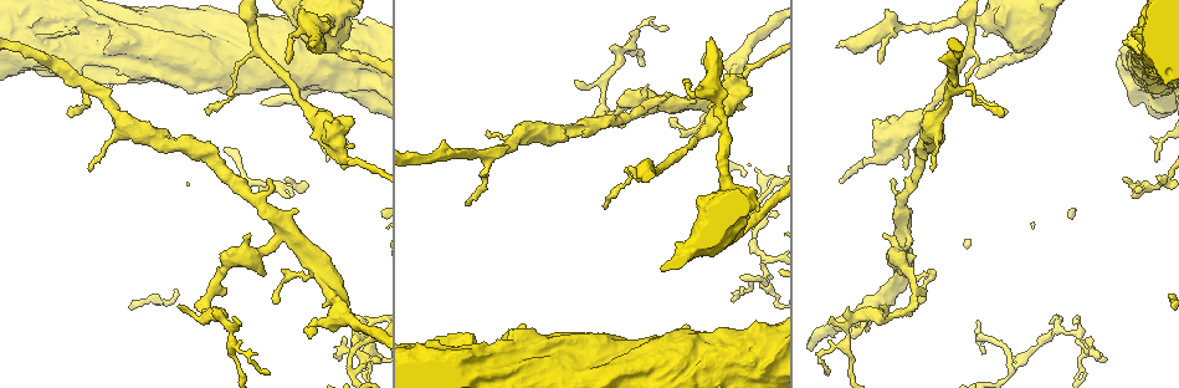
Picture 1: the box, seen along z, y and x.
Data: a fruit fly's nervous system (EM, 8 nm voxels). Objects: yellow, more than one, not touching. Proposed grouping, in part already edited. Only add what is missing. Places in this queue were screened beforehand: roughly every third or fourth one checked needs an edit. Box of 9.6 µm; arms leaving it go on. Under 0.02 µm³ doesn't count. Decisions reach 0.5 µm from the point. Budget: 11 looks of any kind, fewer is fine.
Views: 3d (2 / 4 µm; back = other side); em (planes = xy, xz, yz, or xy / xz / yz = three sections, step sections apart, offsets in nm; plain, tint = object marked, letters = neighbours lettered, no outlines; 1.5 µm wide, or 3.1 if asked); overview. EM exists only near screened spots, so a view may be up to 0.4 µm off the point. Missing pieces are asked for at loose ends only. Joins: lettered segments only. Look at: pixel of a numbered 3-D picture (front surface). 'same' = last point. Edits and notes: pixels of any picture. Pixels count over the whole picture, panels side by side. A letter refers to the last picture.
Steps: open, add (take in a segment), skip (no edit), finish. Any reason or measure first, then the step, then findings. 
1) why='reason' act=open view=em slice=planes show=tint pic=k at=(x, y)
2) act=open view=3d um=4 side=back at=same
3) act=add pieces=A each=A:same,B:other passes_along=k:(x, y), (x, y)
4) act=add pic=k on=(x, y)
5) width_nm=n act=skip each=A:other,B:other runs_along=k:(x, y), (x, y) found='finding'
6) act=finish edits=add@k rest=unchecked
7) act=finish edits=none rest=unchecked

why='free end' act=open view=3d um=4 pic=1 at=(836, 46)

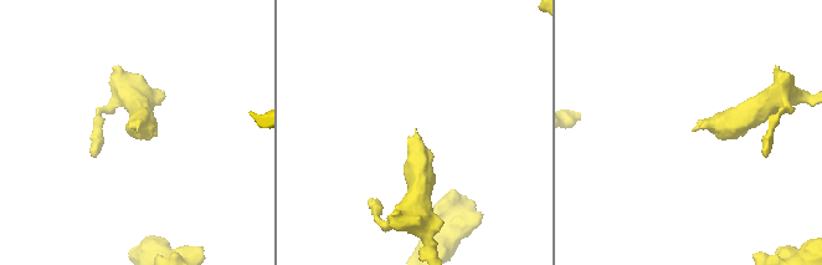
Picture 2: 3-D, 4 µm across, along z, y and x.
why='need the tissue' act=open view=em slice=xy step=8 show=letters pic=2 at=(693, 130)

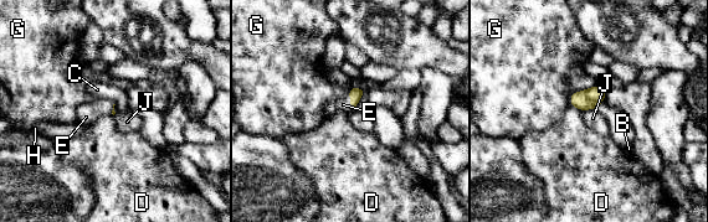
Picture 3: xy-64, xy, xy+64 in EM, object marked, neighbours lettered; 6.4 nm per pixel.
act=add pieces=E each=B:other,C:other,D:other,E:same,G:other,H:other,J:other passes_along=3:(355, 93), (350, 101), (343, 104) found='it goes on there'

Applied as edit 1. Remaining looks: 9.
why='see it whole again' act=open view=overview

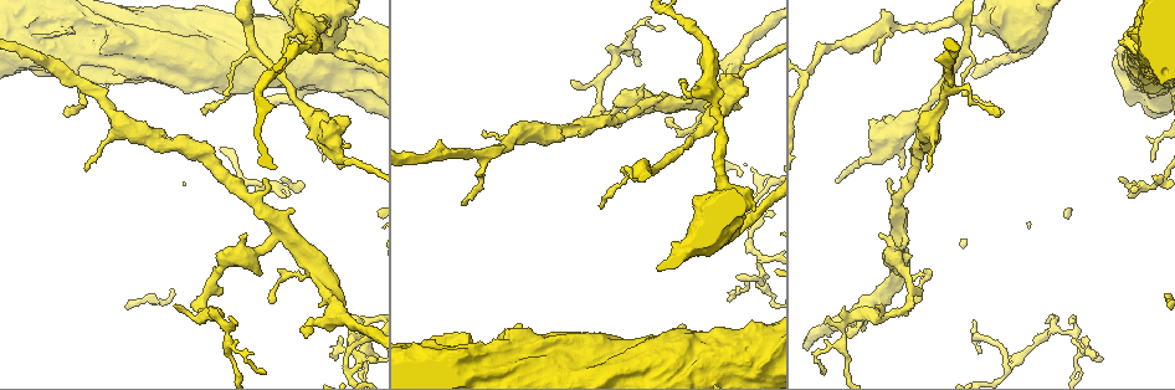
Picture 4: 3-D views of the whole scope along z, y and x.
why='thin end' act=open view=3d um=2 side=back pic=4 at=(330, 356)

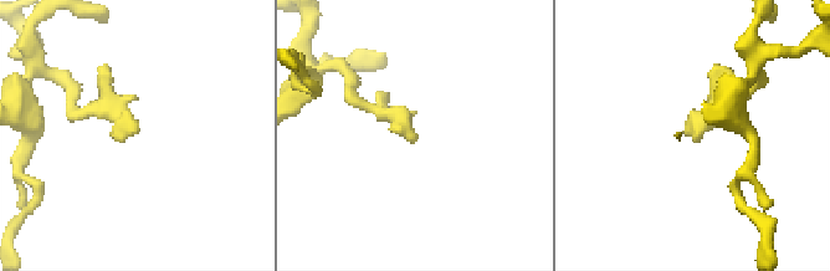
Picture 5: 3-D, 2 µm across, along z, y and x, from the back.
act=open view=em slice=xy step=8 show=letters pic=5 at=(133, 135)

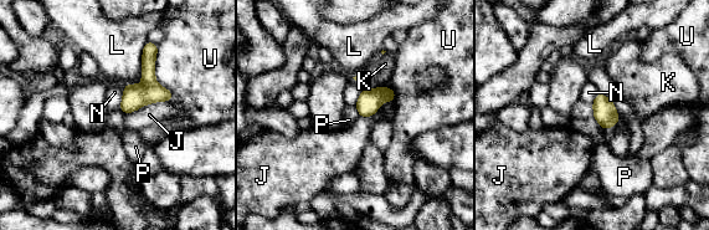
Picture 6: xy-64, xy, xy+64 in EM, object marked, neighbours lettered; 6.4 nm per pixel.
why='another direction' act=open view=em slice=planes show=letters at=same

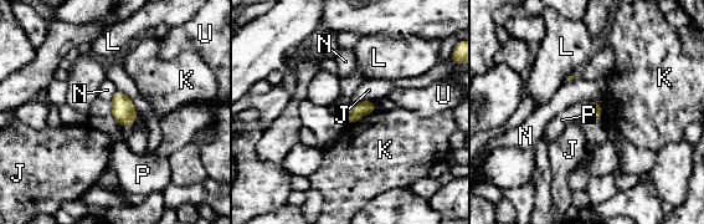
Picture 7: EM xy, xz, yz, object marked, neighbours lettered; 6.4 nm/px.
act=skip each=J:other,K:other,L:other,N:other,P:other,U:other found='no lettered segment goes on from it'

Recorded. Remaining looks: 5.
why='free end' act=open view=3d um=4 pic=4 at=(307, 338)

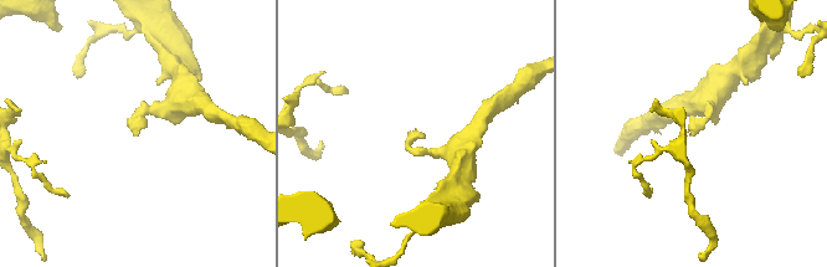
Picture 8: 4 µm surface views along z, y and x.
act=open view=em slice=xz step=8 show=letters pic=8 at=(688, 132)

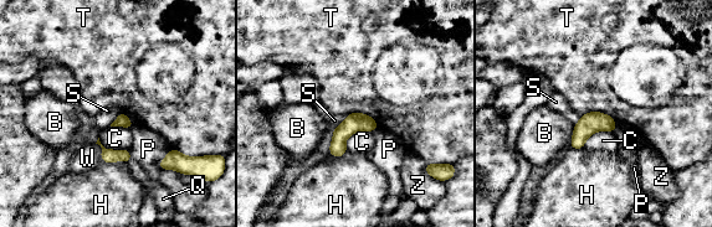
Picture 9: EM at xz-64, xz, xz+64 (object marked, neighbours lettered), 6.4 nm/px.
why='another direction' act=open view=em slice=planes show=letters at=same

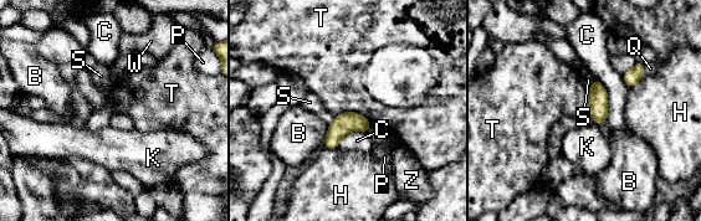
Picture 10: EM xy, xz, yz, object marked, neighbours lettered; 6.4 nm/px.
longest_contact=C:320nm act=skip each=B:other,C:other,H:other,K:other,P:other,Q:other,S:other,T:other,W:other,Z:other border=10:(336, 114), (361, 113), (371, 122) found='none of them fits'

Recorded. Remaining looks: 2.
why='tapers out' act=open view=em slice=xz step=4 show=letters pic=4 at=(741, 107)

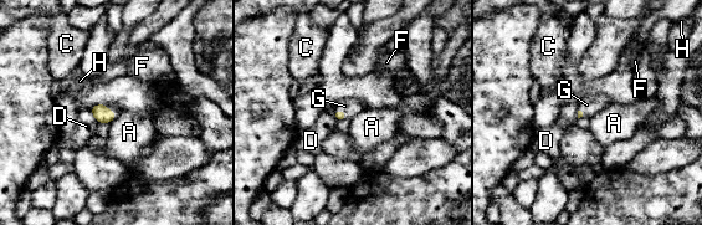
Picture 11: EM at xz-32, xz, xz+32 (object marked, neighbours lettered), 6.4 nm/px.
longest_contact=G:120nm act=add pieces=G each=A:other,C:other,D:other,F:other,G:same,H:other passes_along=11:(339, 114), (342, 111), (350, 107) found='the cell continues'

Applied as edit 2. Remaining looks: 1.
act=finish edits=add@3,add@11 rest=unchecked

